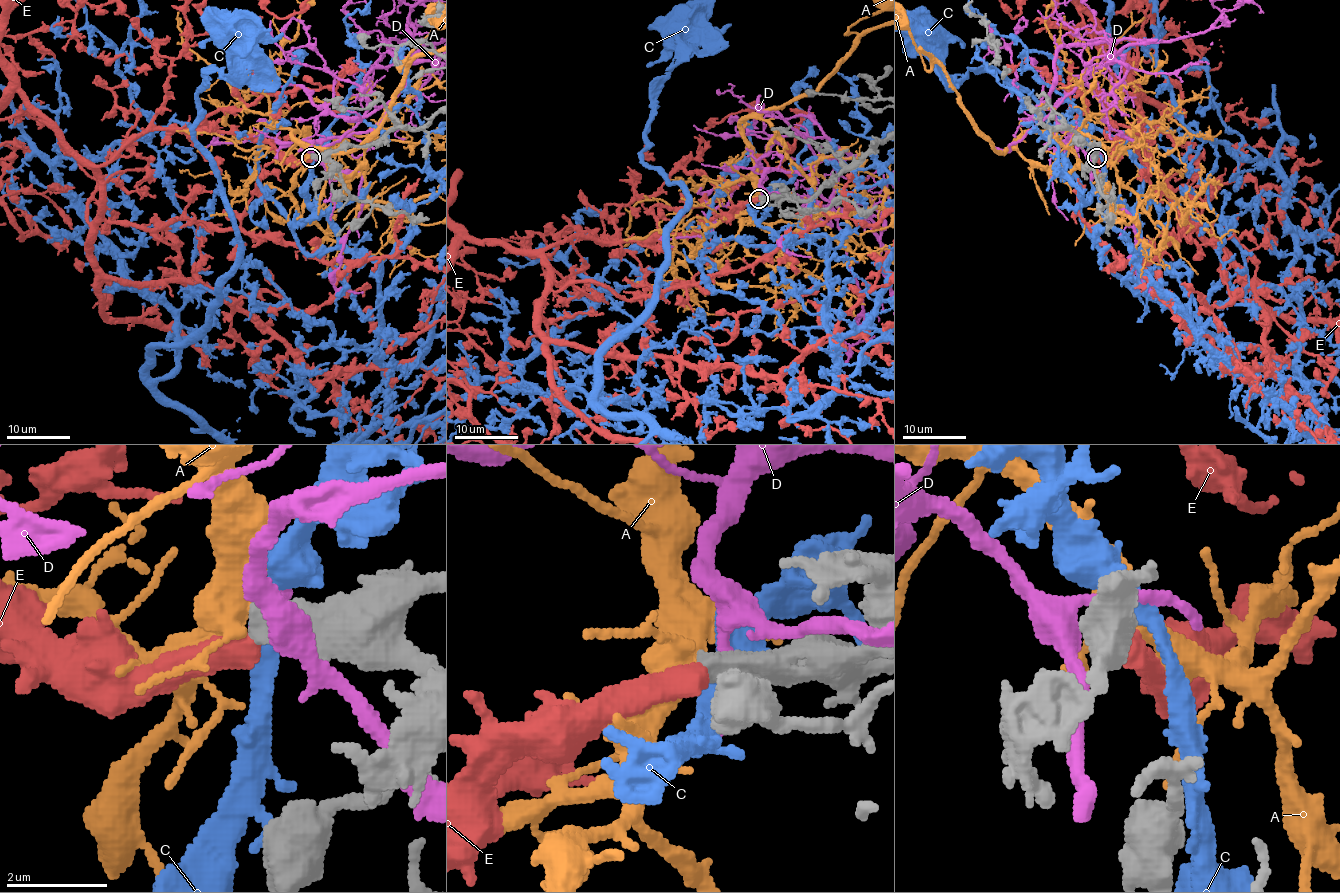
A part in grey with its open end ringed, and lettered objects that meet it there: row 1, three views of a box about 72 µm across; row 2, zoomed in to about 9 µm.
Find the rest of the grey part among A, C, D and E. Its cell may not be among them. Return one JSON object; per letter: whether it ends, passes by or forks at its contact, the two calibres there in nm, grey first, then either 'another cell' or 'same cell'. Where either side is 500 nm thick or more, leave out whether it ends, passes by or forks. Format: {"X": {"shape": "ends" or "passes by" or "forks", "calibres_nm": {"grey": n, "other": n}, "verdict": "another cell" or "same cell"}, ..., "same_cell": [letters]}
{"A": {"calibres_nm": {"grey": 550, "other": 460}, "verdict": "another cell"}, "C": {"calibres_nm": {"grey": 650, "other": 400}, "verdict": "another cell"}, "D": {"calibres_nm": {"grey": 700, "other": 220}, "verdict": "another cell"}, "E": {"calibres_nm": {"grey": 600, "other": 500}, "verdict": "same cell"}, "same_cell": ["E"]}

